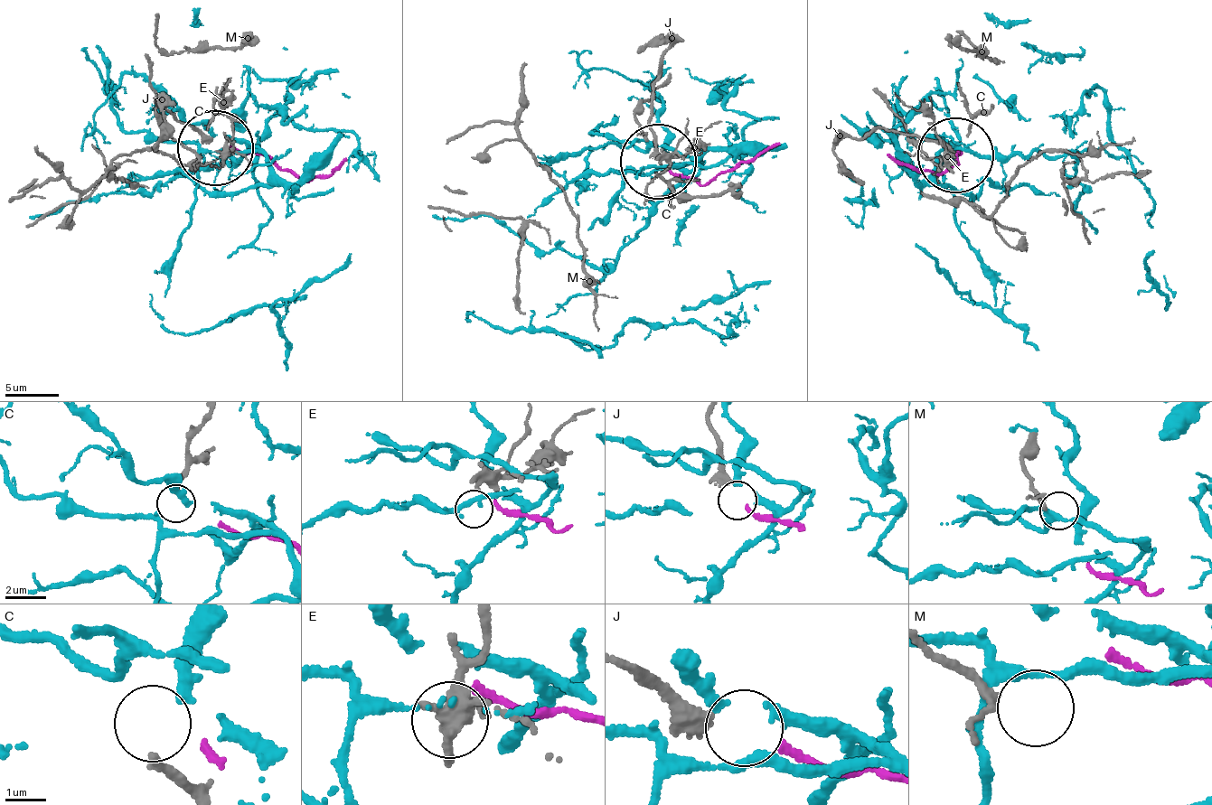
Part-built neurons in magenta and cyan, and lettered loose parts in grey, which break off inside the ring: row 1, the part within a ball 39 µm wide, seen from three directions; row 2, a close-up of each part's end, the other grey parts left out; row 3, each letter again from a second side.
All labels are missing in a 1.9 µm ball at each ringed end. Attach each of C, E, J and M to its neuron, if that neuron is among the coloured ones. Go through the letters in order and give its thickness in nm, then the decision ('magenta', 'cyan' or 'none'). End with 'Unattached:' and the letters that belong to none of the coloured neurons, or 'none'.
C: calibre 180 nm; cyan
E: calibre 200 nm; none
J: calibre 360 nm; magenta
M: calibre 180 nm; none
Unattached: E, M

